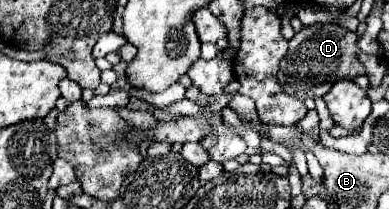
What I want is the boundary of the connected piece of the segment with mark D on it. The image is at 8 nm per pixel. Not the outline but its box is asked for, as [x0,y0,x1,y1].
[278,23,364,101]

